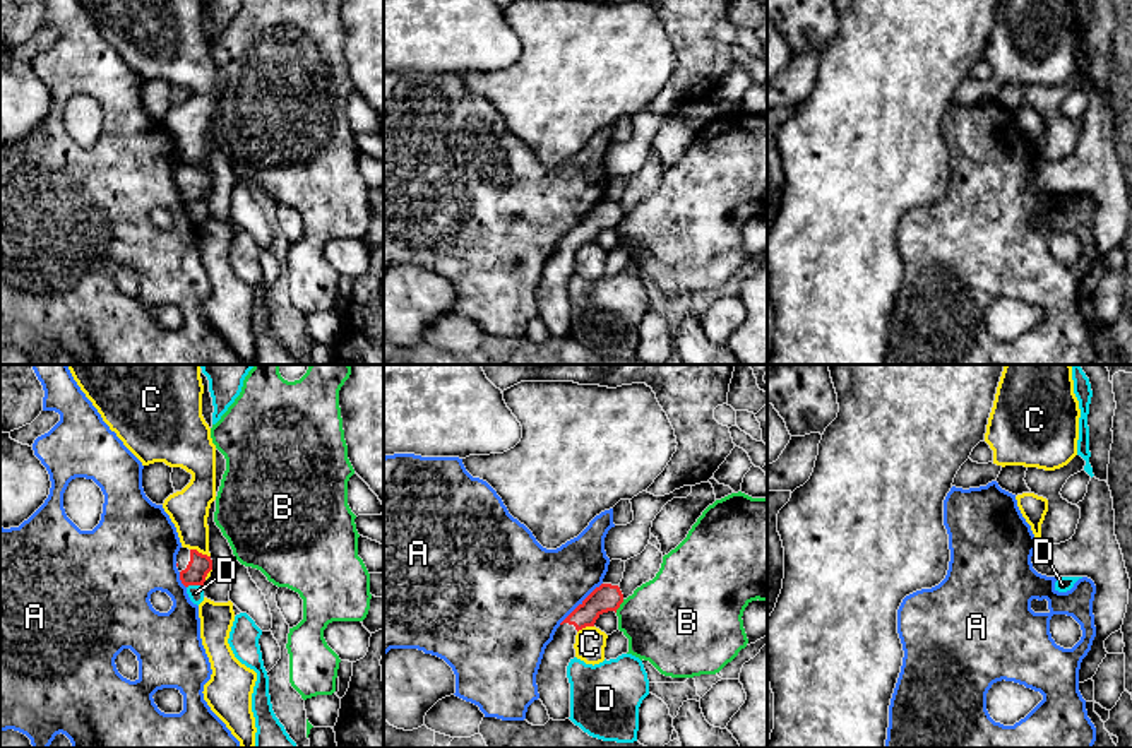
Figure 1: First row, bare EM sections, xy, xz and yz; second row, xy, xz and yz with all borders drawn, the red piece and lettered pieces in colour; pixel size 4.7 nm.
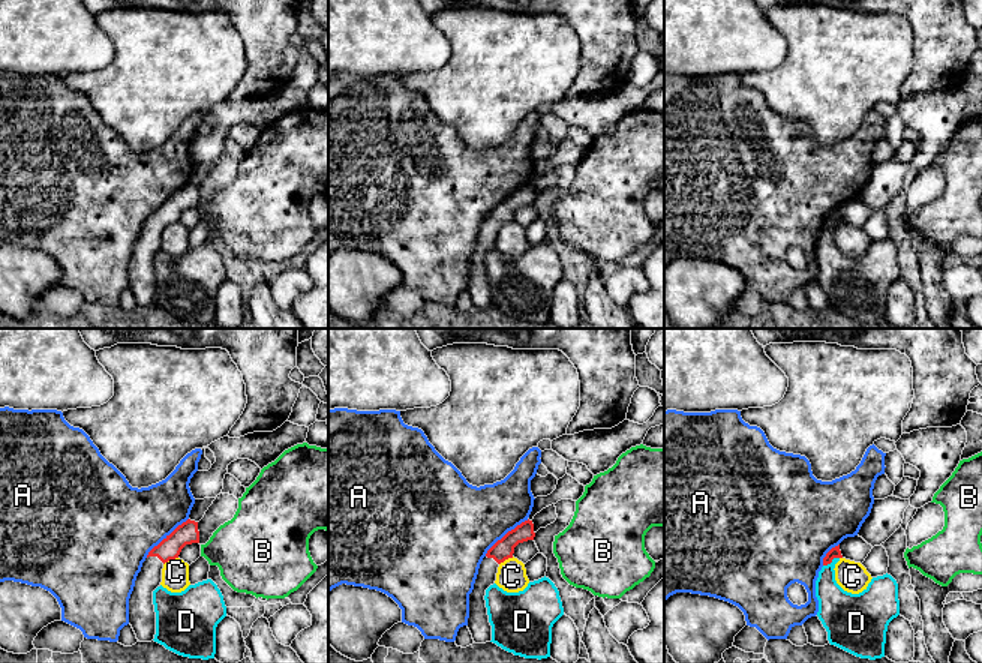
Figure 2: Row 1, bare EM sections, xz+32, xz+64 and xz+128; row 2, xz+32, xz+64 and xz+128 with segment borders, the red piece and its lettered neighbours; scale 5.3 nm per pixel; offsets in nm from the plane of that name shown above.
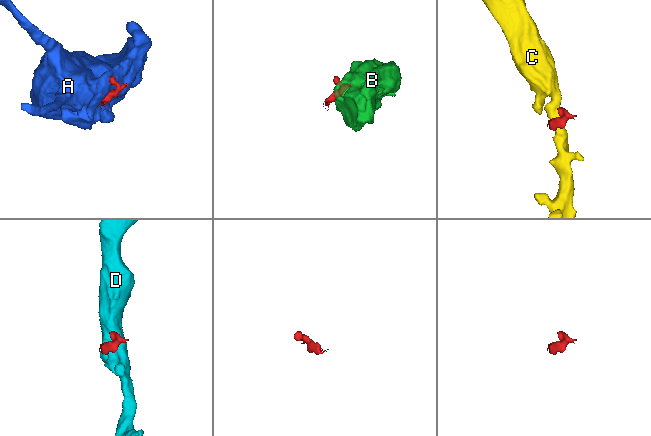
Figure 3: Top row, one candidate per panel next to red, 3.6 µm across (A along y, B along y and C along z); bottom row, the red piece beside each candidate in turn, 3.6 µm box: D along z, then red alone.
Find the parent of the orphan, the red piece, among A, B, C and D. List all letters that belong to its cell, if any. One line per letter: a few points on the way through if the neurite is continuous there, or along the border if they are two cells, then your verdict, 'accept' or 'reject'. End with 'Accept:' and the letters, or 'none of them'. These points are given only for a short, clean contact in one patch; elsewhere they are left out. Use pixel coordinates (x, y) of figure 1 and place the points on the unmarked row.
A: reject
B: along xz (624, 216), (615, 228) | reject
C: along xy (190, 165), (209, 173) | reject
D: along xy (201, 201), (187, 204) | reject
Accept: none of them

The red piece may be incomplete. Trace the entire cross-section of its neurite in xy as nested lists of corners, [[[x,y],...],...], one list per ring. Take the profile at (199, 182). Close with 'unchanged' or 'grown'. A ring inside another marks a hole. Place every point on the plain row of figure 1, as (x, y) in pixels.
[[[180,164],[176,171],[180,197],[185,204],[204,202],[207,190],[212,187],[212,176],[197,166]]]; grown

